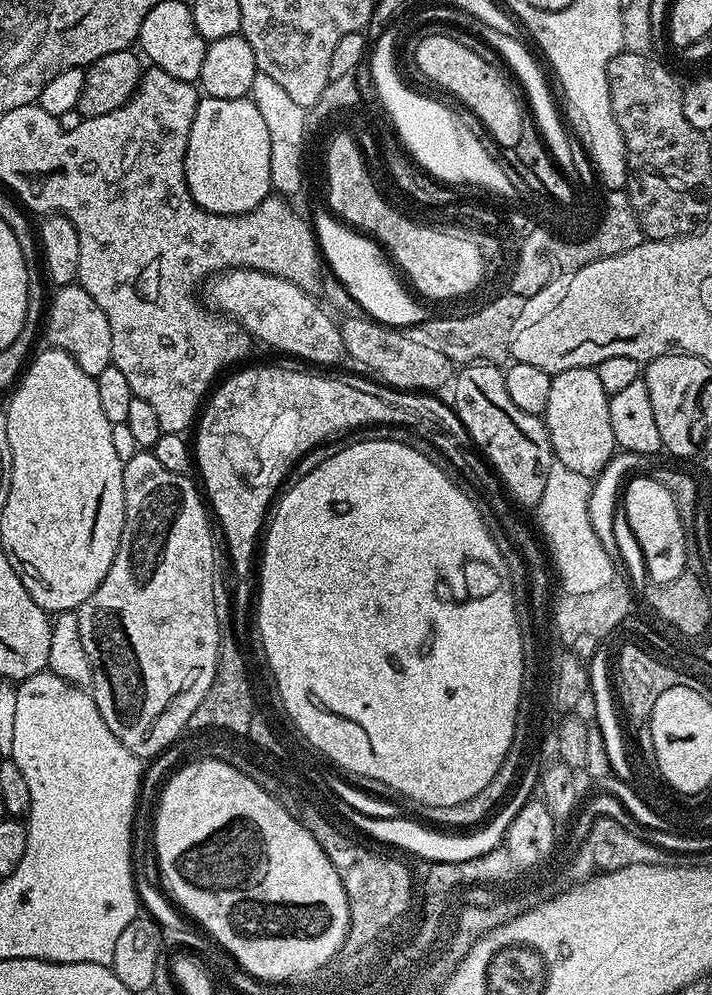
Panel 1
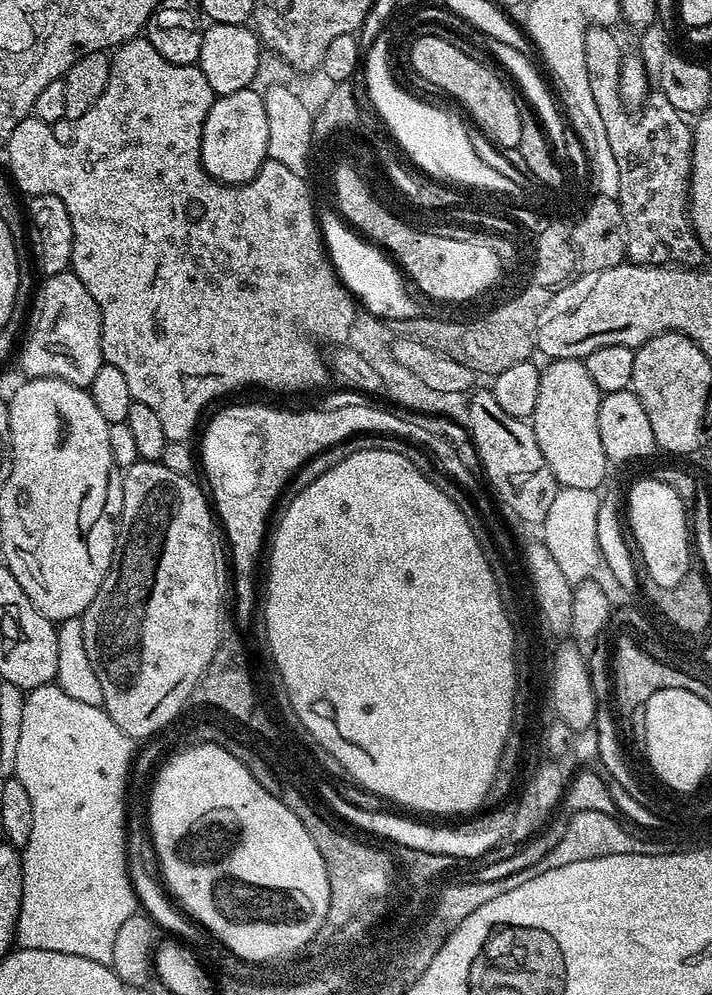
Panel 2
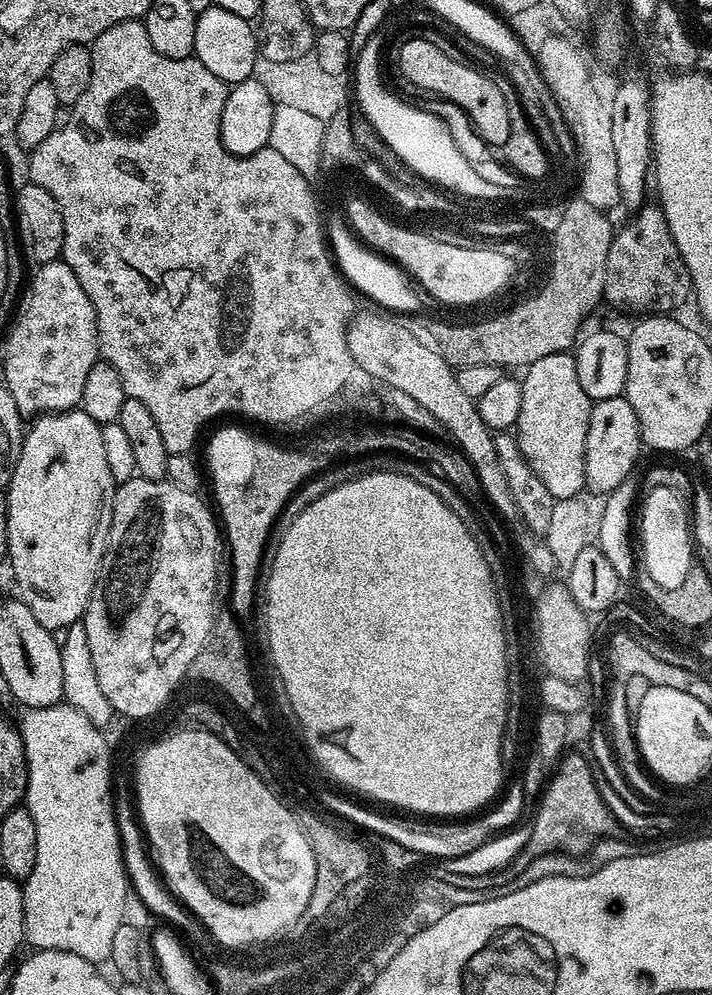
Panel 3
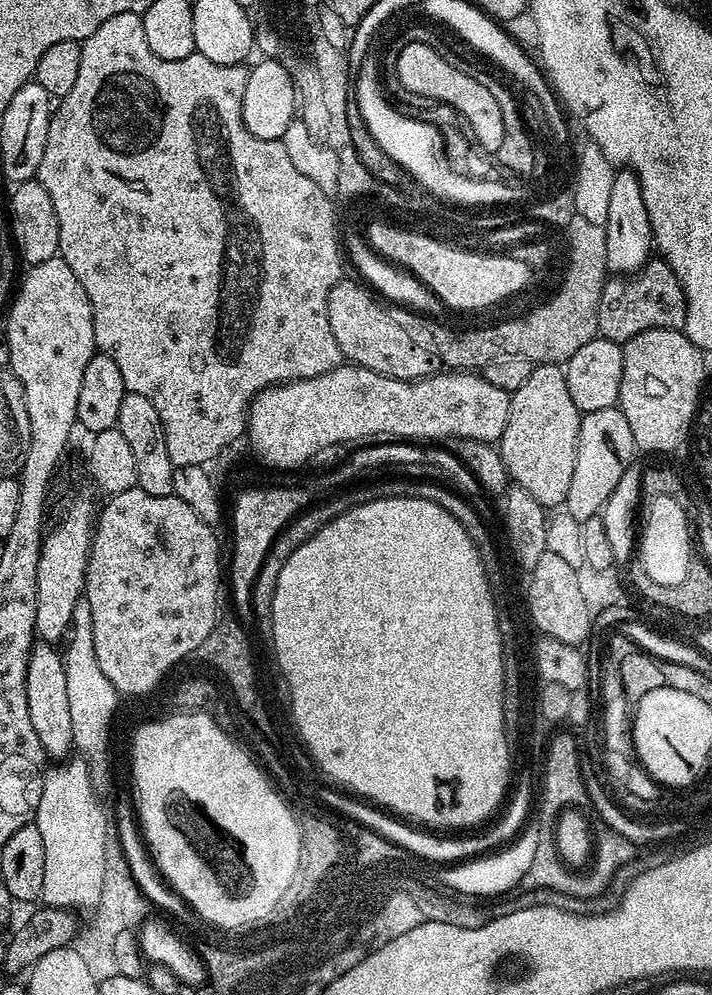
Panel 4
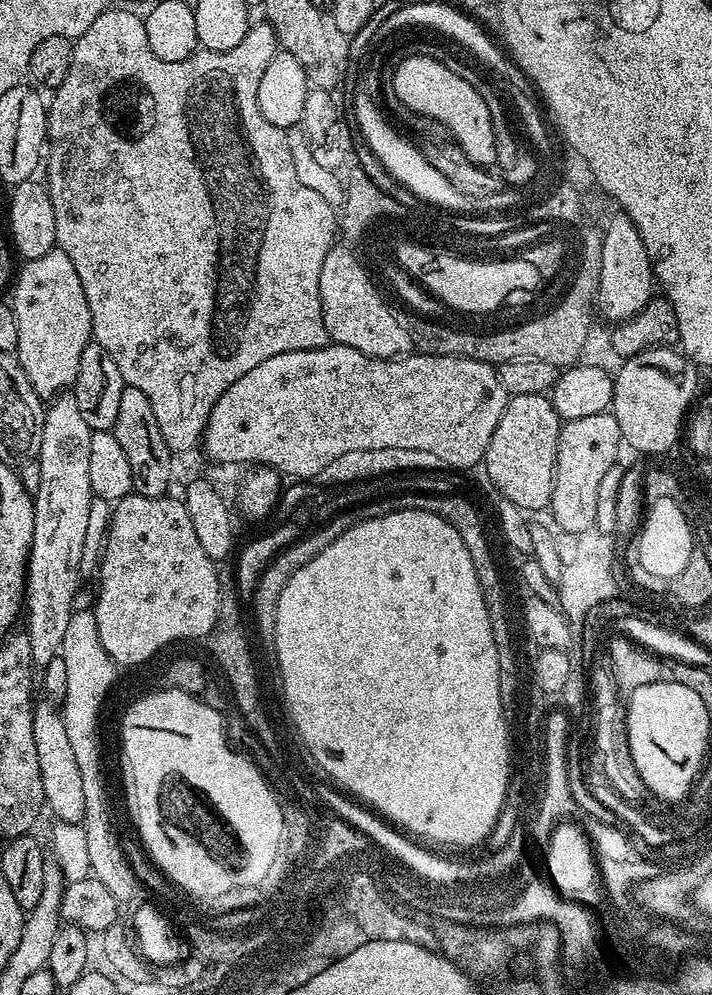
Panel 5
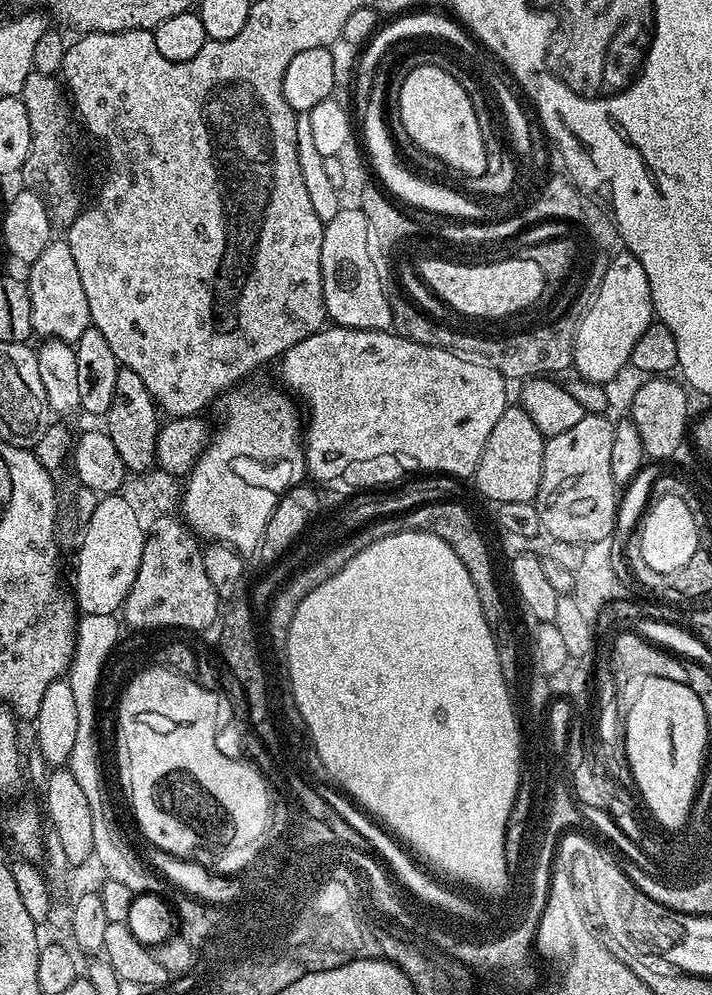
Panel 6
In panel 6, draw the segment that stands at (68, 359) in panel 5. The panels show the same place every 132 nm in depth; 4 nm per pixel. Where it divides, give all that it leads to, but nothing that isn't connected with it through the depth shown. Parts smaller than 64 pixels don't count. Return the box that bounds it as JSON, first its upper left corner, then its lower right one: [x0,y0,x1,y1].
[26,238,90,342]

